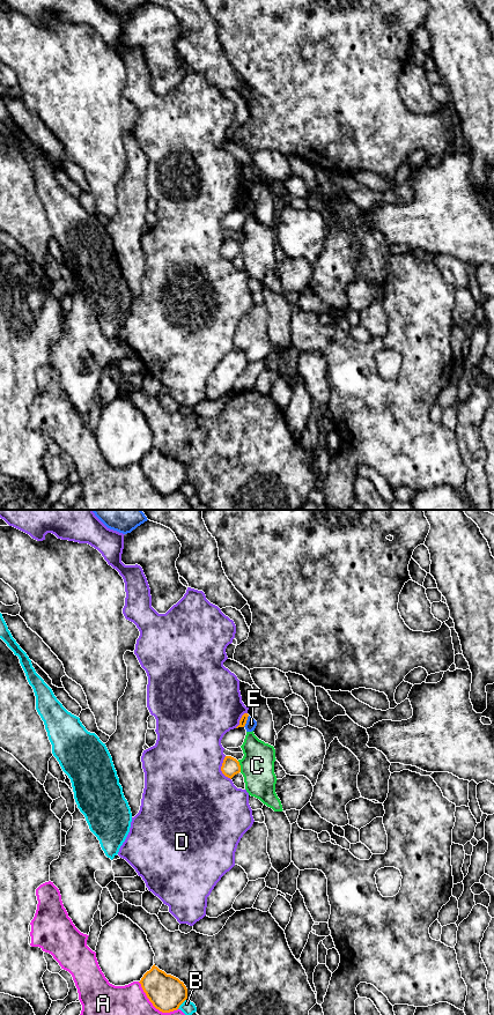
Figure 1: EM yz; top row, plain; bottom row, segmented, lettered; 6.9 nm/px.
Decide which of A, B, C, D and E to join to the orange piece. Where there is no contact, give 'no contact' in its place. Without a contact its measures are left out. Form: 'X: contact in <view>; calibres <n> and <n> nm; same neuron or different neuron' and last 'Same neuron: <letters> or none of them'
A: contact in yz; calibres 240 and 200 nm; different neuron
B: contact in yz; calibres 240 and 90 nm; different neuron
C: contact in yz; calibres 130 and 240 nm; different neuron
D: contact in yz; calibres 130 and 500 nm; different neuron
E: contact in yz; calibres 50 and 70 nm; different neuron
Same neuron: none of them

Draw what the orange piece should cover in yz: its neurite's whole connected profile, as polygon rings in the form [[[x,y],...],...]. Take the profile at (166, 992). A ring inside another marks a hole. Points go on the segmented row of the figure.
[[[155,964],[139,983],[153,1006],[162,1013],[177,1010],[187,999],[187,988],[184,983],[167,975]]]

